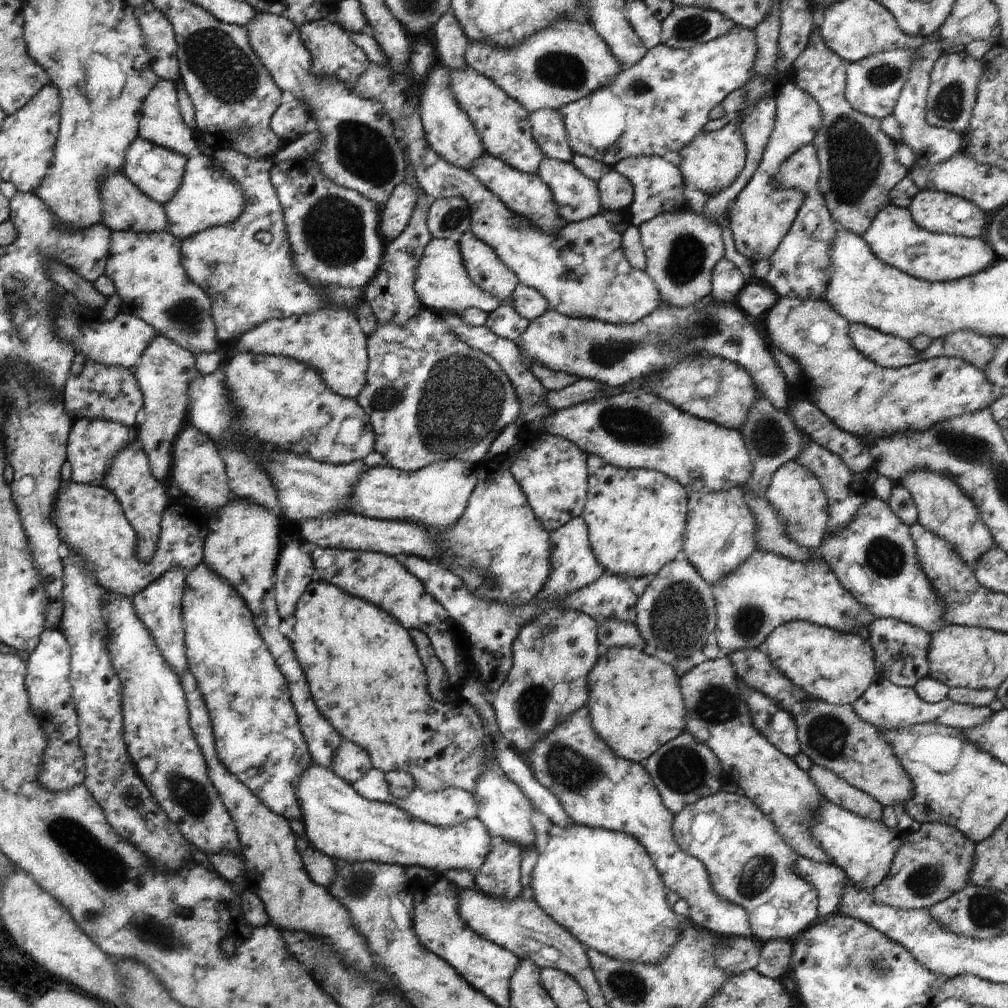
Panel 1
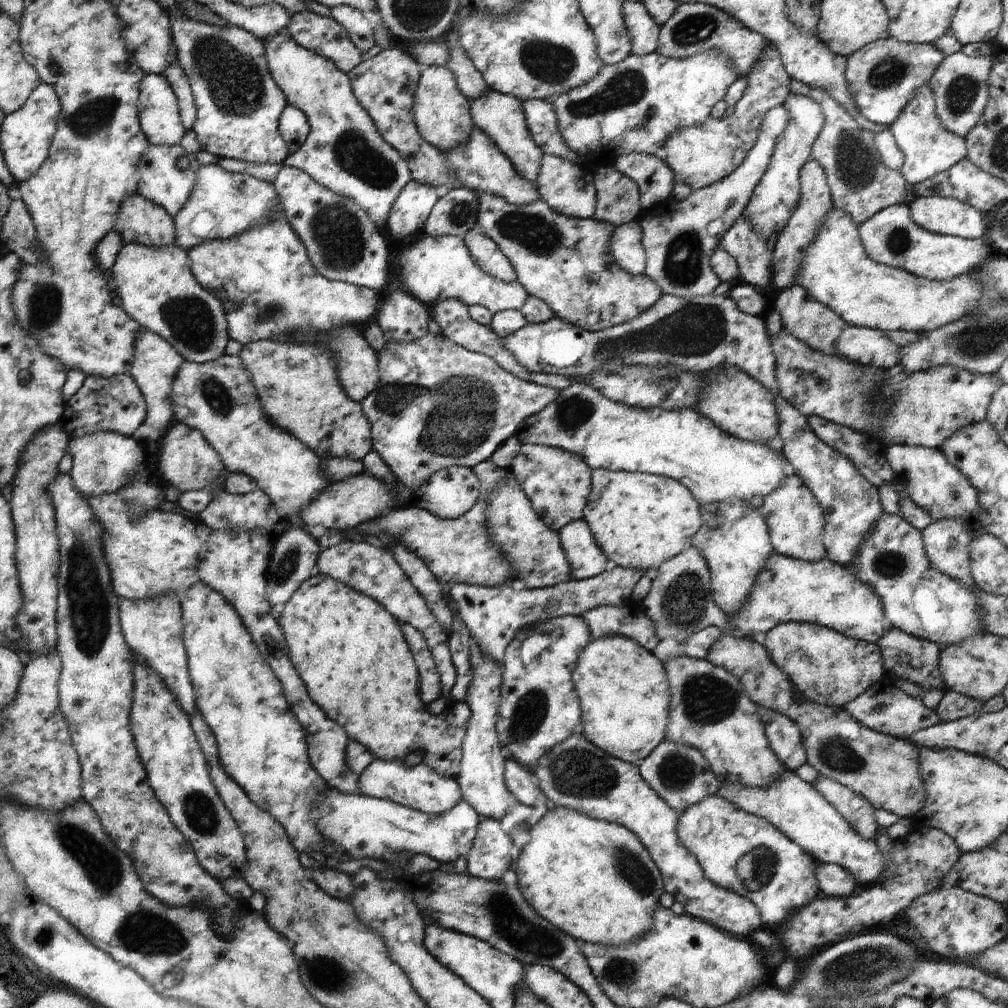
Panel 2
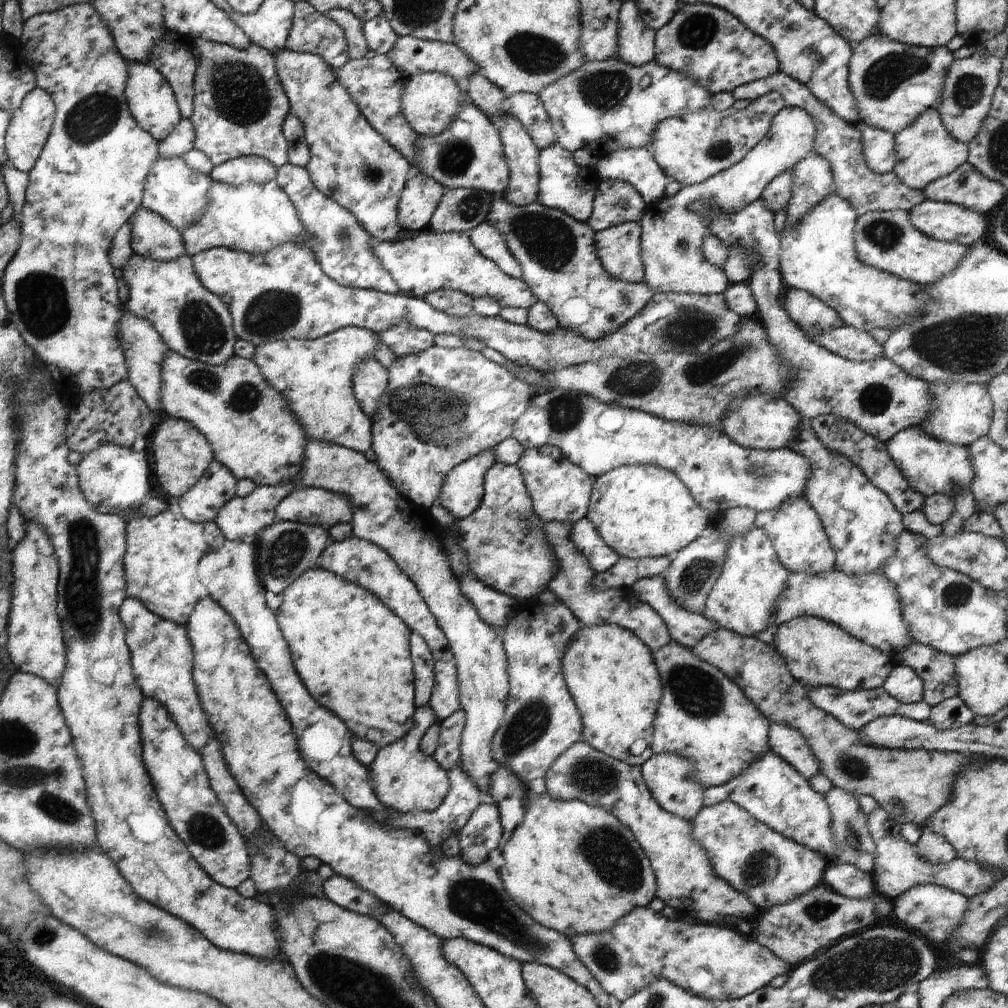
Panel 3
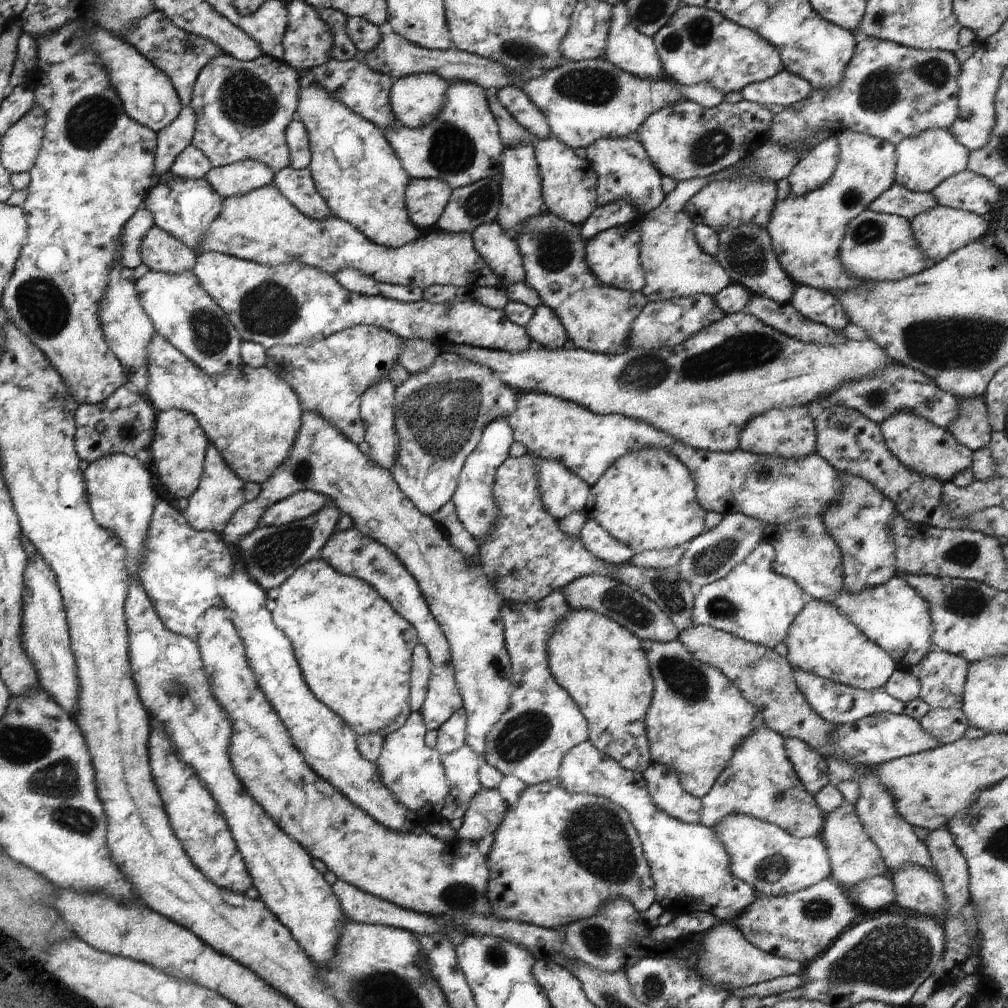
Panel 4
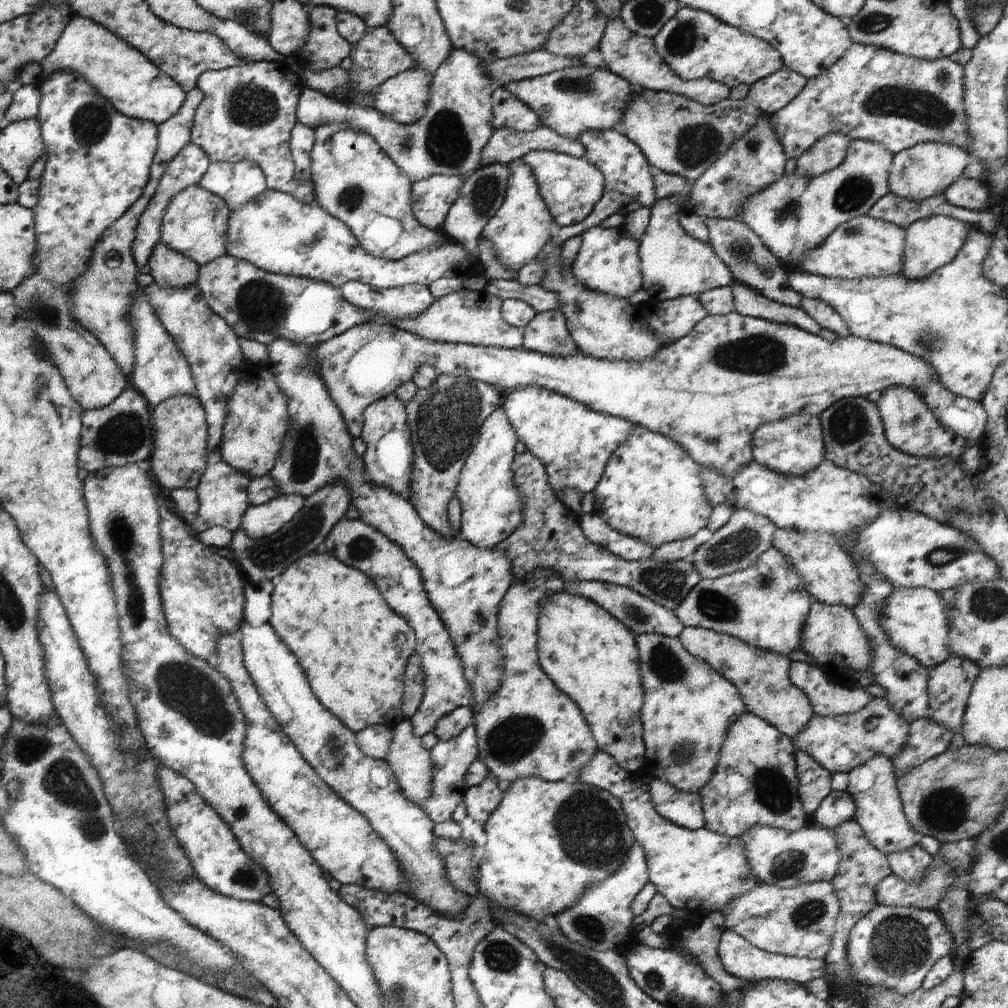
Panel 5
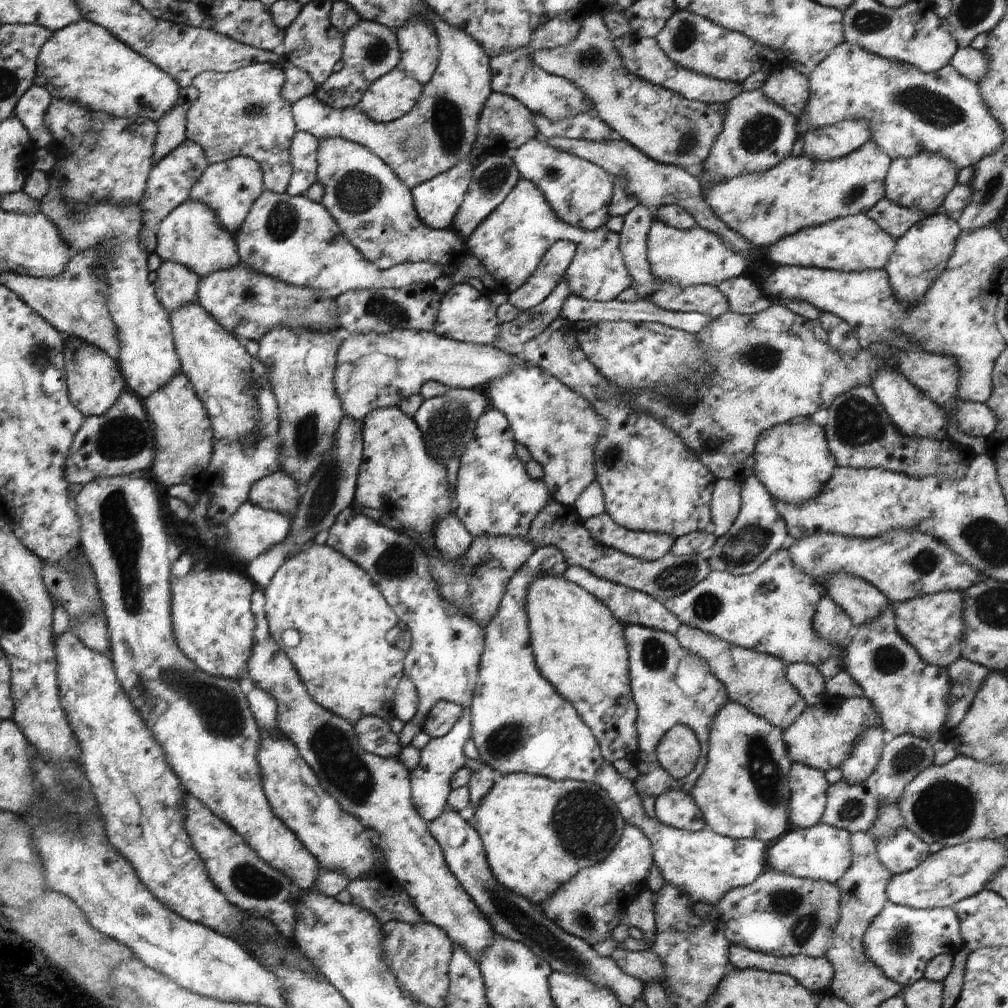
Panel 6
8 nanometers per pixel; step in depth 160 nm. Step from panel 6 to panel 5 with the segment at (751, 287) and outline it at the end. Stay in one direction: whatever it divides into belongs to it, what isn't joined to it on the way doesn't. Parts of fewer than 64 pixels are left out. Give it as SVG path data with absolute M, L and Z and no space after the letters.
M735 280L730 287L734 311L740 315L757 317L777 324L795 325L812 335L817 335L821 330L820 326L799 307L782 305L769 300L766 296Z

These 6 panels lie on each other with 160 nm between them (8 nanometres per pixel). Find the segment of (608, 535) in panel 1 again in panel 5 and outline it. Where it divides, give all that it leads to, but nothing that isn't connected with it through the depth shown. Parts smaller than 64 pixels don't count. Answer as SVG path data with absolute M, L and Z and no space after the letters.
M635 425L627 440L609 455L592 493L593 514L618 533L643 541L654 549L671 541L689 538L697 530L705 528L712 509L704 497L700 466L678 444L639 425Z

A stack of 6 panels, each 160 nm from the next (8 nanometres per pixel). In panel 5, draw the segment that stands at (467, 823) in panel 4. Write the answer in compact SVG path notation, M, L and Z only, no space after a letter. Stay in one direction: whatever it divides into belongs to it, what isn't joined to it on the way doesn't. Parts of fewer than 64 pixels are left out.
M490 778L468 787L462 796L465 814L483 826L488 816L497 808L503 793Z

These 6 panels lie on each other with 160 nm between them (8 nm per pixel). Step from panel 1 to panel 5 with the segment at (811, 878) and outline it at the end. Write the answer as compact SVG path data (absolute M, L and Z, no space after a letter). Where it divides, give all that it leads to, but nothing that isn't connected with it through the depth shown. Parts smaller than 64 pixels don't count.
M933 856L928 872L925 871L925 876L917 883L906 883L895 875L887 875L874 886L876 904L935 910L935 905L951 881L951 872L944 868L944 862Z

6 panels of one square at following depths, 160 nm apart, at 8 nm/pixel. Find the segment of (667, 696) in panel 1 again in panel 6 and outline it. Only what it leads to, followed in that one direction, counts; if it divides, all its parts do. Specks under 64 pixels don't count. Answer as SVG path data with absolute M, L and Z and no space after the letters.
M539 574L533 576L531 584L527 584L525 590L525 598L523 598L523 610L527 616L527 626L529 629L530 647L533 653L533 660L535 661L539 674L562 696L579 715L579 718L585 723L585 726L591 731L596 743L598 744L600 755L604 761L612 763L617 759L625 759L631 762L632 754L637 752L637 733L635 719L636 719L636 706L632 701L632 694L629 688L629 675L628 675L628 652L626 642L623 636L623 625L613 617L613 614L601 603L595 599L589 592L585 592L583 588L576 586L566 580L565 575L557 576L557 574Z

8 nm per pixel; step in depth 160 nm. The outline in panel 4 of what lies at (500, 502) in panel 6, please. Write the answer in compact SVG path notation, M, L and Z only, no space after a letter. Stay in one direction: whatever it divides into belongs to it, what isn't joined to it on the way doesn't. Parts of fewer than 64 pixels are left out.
M499 419L490 422L482 430L476 450L468 454L467 458L464 458L463 466L459 471L456 487L450 501L453 503L458 521L477 544L486 541L487 532L490 531L491 527L494 527L494 522L498 518L498 508L494 504L491 487L495 471L509 457L508 448L513 441L511 428L506 421Z

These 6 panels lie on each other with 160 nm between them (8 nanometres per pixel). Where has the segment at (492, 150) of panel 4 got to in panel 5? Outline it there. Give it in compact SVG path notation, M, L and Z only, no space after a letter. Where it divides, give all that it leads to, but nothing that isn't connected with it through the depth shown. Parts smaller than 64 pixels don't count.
M452 48L432 74L426 111L414 123L396 123L374 108L340 103L305 86L298 96L296 122L312 129L325 123L345 123L358 128L377 143L411 183L433 175L453 175L463 179L479 169L482 148L494 131L490 123L490 96L497 84L487 78L478 60L473 53Z

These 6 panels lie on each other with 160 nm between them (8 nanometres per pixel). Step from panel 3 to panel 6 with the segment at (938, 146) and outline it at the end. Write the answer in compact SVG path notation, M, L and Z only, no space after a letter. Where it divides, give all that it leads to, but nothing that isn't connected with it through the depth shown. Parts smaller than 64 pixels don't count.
M919 152L908 158L890 160L883 181L883 197L911 212L931 216L935 213L935 208L943 204L947 192L956 184L957 172L955 164L931 152Z

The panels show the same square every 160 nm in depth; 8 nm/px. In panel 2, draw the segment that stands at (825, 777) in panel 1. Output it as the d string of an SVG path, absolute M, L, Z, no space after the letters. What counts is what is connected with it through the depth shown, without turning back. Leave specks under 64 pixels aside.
M819 775L813 788L847 821L847 824L864 839L873 839L877 832L874 808L867 799L845 788L837 781Z

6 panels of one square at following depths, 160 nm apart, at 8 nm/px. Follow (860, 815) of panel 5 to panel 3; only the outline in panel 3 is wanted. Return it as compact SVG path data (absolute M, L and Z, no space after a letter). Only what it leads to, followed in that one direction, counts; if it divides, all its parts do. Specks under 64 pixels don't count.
M877 806L875 812L865 816L867 830L874 843L873 870L871 879L875 890L889 900L899 896L901 892L917 884L933 884L957 892L963 897L977 896L985 892L999 880L999 872L995 868L983 869L975 862L967 862L963 858L955 857L947 863L934 864L929 859L921 857L913 844L909 844L900 834L900 825L894 822L883 808Z

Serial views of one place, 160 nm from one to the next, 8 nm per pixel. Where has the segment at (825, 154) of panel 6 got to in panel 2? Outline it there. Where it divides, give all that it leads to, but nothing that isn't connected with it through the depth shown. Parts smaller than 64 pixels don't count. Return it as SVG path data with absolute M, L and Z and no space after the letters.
M807 159L798 172L799 196L796 207L787 219L785 226L776 236L776 242L771 253L772 275L770 284L773 290L791 288L796 284L796 274L804 248L813 240L822 218L828 210L833 208L830 199L830 190L826 181L824 170L816 160Z

